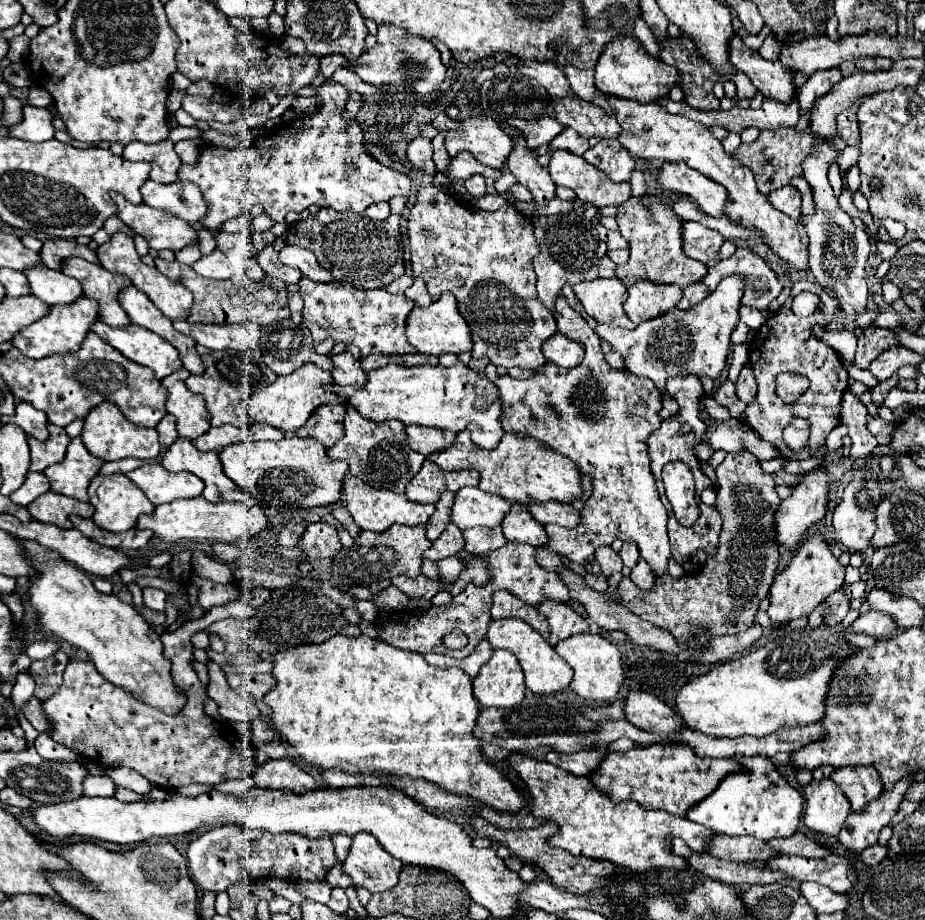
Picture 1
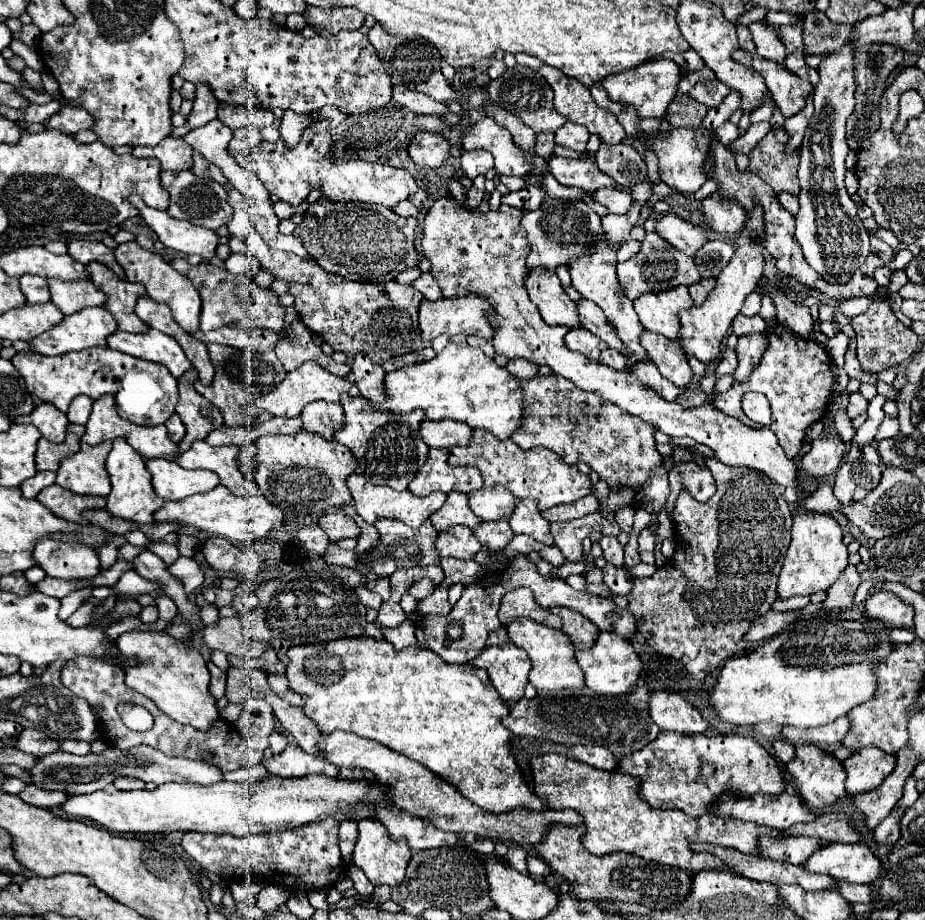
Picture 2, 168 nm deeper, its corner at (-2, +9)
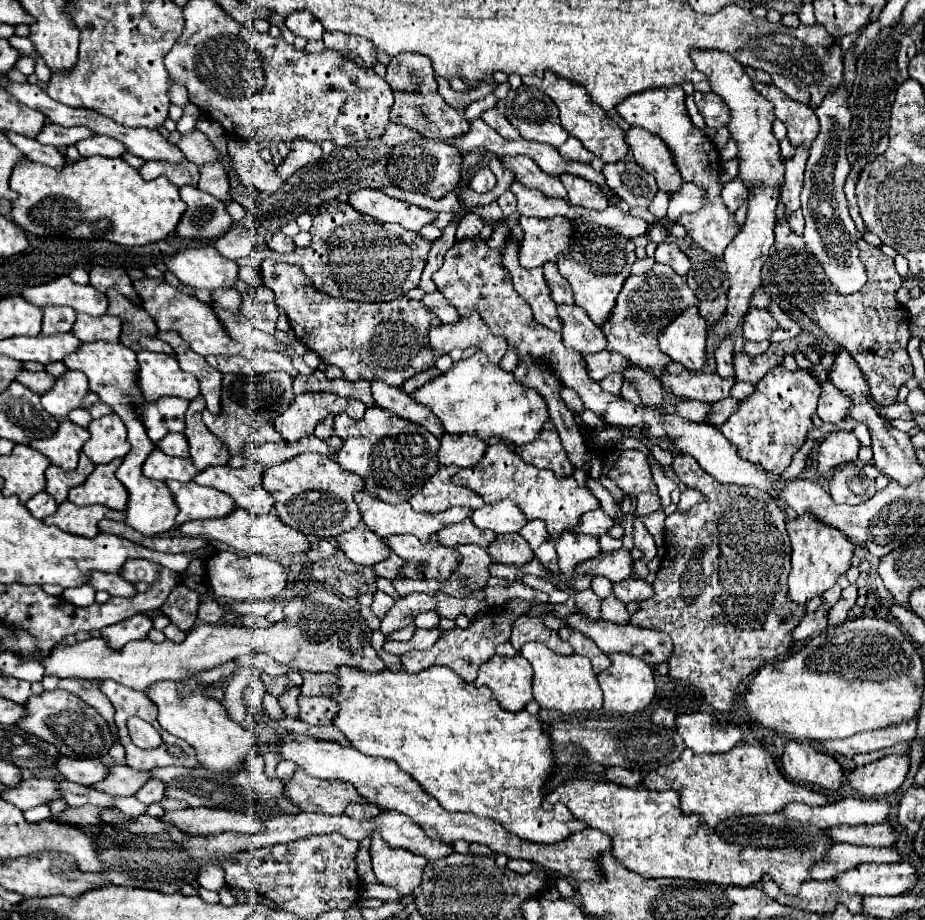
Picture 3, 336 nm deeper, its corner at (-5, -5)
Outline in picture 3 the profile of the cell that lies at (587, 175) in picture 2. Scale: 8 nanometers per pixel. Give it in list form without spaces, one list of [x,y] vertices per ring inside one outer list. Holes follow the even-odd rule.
[[[563,173],[559,179],[563,181],[569,193],[571,205],[579,205],[593,211],[603,211],[605,207],[609,207],[609,201],[603,195],[603,191],[597,185],[589,183],[587,179],[581,179],[577,175],[567,175],[567,173]]]

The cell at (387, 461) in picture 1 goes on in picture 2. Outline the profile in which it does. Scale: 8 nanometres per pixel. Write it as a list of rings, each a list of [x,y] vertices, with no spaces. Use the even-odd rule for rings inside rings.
[[[342,395],[340,403],[344,407],[344,427],[334,433],[334,439],[354,453],[358,461],[358,471],[370,483],[390,485],[396,491],[404,491],[426,461],[428,447],[418,433],[424,413],[420,409],[402,415],[378,413],[370,409],[370,403],[366,399],[352,395]]]

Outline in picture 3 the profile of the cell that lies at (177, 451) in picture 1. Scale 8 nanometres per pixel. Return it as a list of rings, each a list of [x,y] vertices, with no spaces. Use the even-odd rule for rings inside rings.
[[[251,463],[241,469],[209,467],[197,473],[193,481],[227,493],[251,515],[265,515],[273,509],[273,497],[263,489],[263,471],[265,467],[261,463]]]

